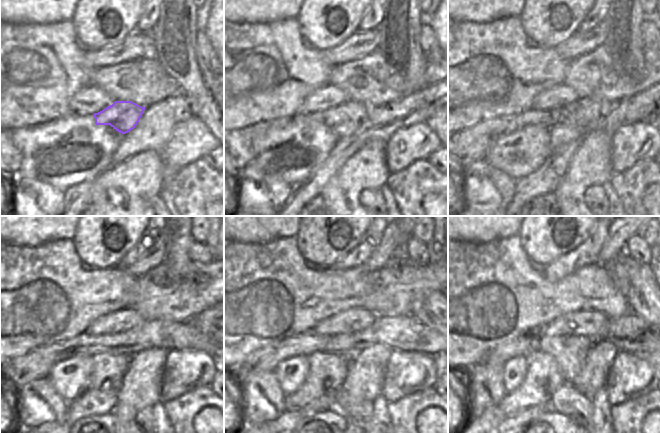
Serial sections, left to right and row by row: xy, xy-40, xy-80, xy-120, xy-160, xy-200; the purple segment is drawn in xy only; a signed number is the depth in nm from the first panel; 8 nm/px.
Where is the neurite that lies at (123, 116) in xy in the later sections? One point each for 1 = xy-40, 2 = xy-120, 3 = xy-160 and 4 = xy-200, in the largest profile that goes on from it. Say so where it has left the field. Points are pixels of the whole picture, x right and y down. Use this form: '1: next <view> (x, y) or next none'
1: next xy-40 (345, 119)
2: next xy-120 (106, 366)
3: next xy-160 (327, 371)
4: next xy-200 (543, 377)

